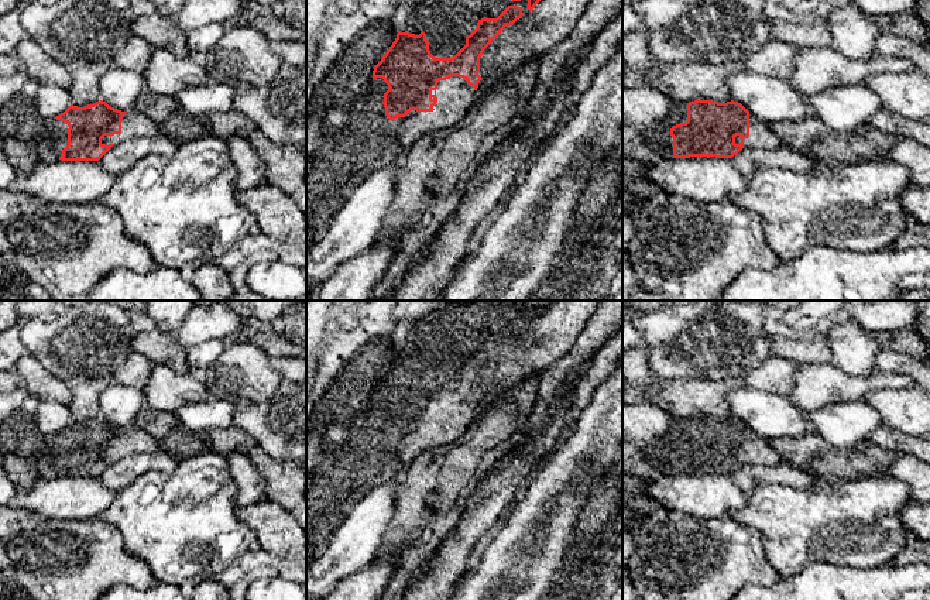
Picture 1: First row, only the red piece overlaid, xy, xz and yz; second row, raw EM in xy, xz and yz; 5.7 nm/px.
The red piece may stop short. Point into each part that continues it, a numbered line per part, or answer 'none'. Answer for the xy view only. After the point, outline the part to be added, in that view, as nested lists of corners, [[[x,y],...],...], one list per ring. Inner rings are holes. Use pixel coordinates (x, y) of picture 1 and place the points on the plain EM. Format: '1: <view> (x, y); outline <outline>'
1: xy (134, 441); outline [[[131,426],[124,431],[121,435],[121,450],[114,452],[104,452],[102,455],[102,460],[113,460],[117,462],[119,459],[128,456],[128,455],[150,455],[159,449],[159,442],[154,439],[147,432]]]

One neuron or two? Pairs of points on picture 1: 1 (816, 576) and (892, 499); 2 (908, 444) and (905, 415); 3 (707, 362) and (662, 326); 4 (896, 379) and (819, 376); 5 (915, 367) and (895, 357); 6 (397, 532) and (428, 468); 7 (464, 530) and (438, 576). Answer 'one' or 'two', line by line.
1: two
2: two
3: one
4: one
5: one
6: one
7: one

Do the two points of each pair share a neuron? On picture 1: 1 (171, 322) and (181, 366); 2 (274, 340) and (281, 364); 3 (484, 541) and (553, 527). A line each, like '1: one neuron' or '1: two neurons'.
1: two neurons
2: two neurons
3: two neurons

